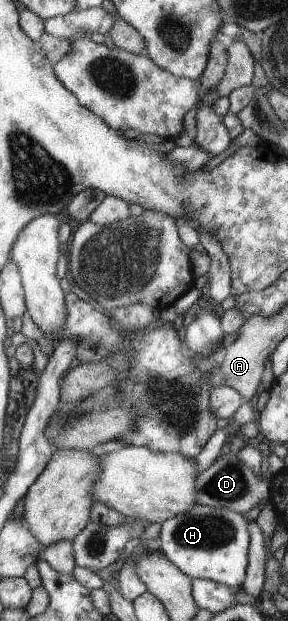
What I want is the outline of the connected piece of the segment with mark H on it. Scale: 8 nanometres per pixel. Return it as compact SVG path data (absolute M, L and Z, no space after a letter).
M194 504L188 511L173 515L160 523L158 551L191 580L203 579L215 581L238 589L245 578L247 564L249 533L248 521L244 515L226 508L215 508Z

